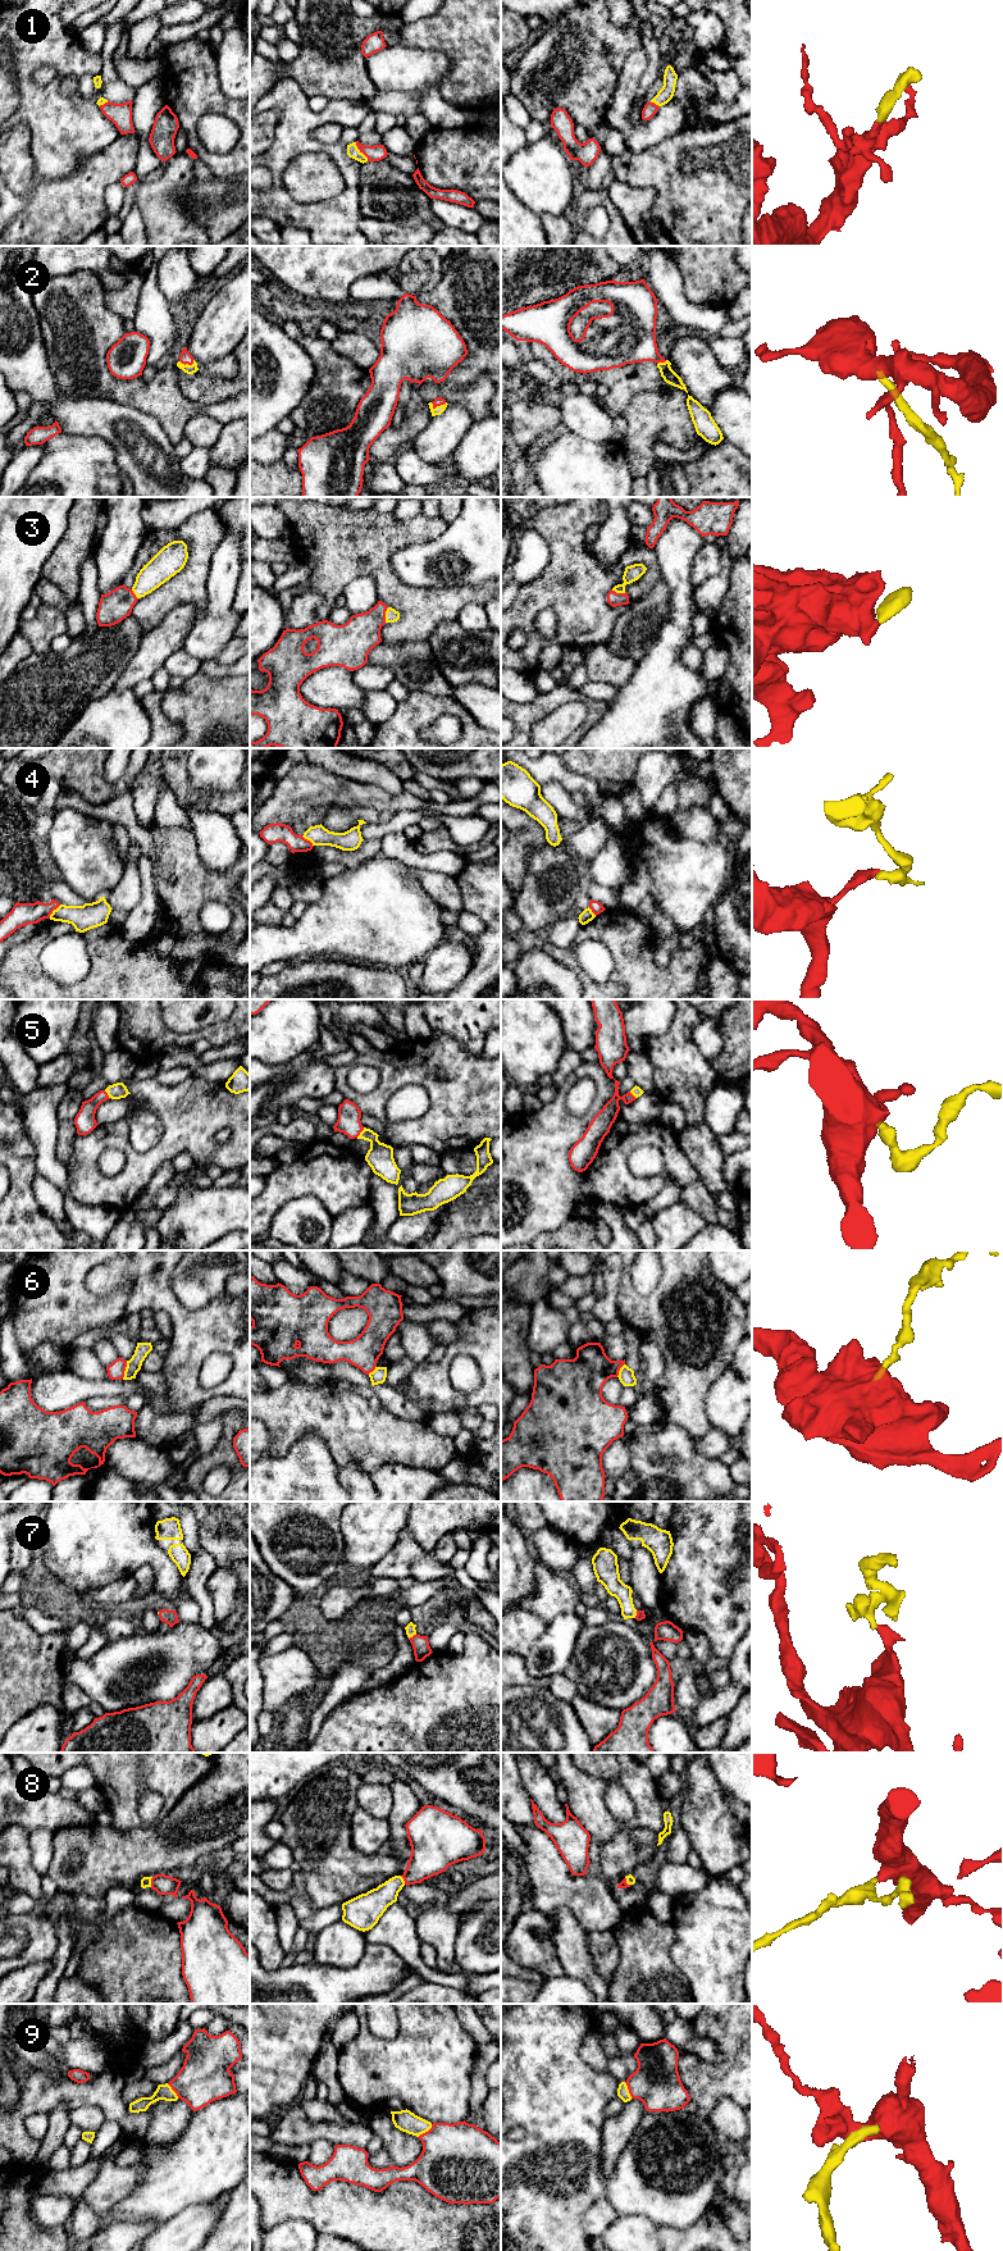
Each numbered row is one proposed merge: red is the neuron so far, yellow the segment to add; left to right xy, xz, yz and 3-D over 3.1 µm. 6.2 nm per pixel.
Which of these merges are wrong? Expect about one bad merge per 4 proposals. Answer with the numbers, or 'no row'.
4, 6

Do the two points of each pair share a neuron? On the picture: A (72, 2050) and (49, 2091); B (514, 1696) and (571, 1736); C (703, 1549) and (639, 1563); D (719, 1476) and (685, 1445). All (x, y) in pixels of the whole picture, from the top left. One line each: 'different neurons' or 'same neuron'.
A: different neurons
B: same neuron
C: different neurons
D: same neuron

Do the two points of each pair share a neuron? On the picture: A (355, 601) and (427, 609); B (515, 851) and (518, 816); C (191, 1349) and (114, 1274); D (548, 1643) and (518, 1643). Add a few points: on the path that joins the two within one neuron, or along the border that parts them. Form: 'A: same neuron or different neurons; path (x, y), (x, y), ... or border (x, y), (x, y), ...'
A: different neurons; border (360, 575), (368, 575), (373, 581), (379, 600)
B: same neuron; path (518, 842), (518, 825)
C: same neuron; path (187, 1325), (138, 1275)
D: different neurons; border (547, 1625), (524, 1657)

